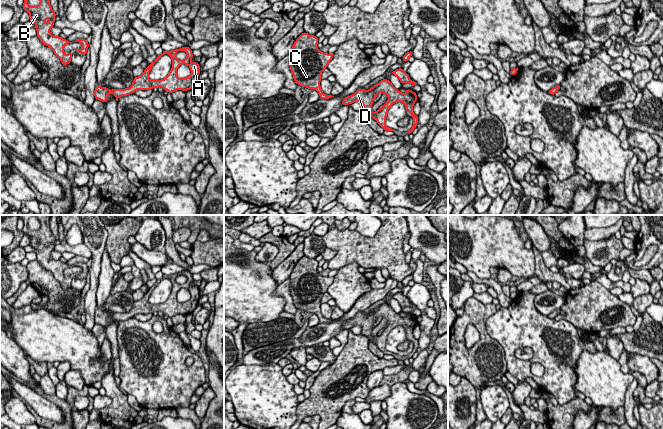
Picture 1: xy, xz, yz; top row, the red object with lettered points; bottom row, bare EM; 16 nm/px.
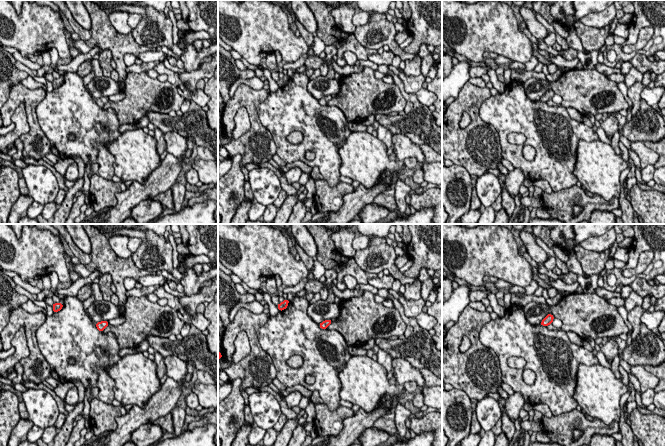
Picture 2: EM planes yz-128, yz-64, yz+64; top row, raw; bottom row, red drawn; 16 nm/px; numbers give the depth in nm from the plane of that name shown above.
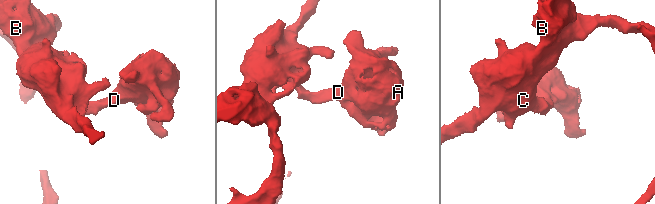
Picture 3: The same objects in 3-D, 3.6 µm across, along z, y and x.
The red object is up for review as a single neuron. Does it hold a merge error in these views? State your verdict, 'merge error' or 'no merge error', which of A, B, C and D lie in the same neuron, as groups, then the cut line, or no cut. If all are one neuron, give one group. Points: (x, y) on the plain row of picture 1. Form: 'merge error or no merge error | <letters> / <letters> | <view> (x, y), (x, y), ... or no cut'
no merge error | A B C D | no cut

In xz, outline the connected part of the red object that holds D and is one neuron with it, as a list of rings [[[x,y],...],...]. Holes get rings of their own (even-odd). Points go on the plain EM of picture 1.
[[[386,302],[375,308],[368,314],[363,312],[357,313],[355,317],[345,321],[342,324],[342,329],[350,329],[354,326],[361,326],[363,328],[362,334],[367,336],[385,355],[394,355],[394,353],[386,350],[386,341],[389,332],[396,326],[402,326],[405,329],[406,335],[409,336],[413,342],[413,350],[407,355],[408,359],[412,358],[413,354],[418,349],[418,339],[413,336],[413,330],[417,323],[417,317],[410,313],[406,313],[405,317],[401,317],[399,313],[396,313],[392,307]],[[379,317],[386,318],[388,321],[387,326],[376,336],[371,334],[373,325],[376,323]]]

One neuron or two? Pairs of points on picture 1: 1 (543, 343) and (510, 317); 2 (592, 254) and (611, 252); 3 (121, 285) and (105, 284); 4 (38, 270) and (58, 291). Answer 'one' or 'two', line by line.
1: one
2: one
3: two
4: one

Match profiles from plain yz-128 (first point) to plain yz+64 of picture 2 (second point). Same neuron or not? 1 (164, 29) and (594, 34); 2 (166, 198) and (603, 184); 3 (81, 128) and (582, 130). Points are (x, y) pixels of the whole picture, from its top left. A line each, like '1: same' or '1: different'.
1: same
2: different
3: same

